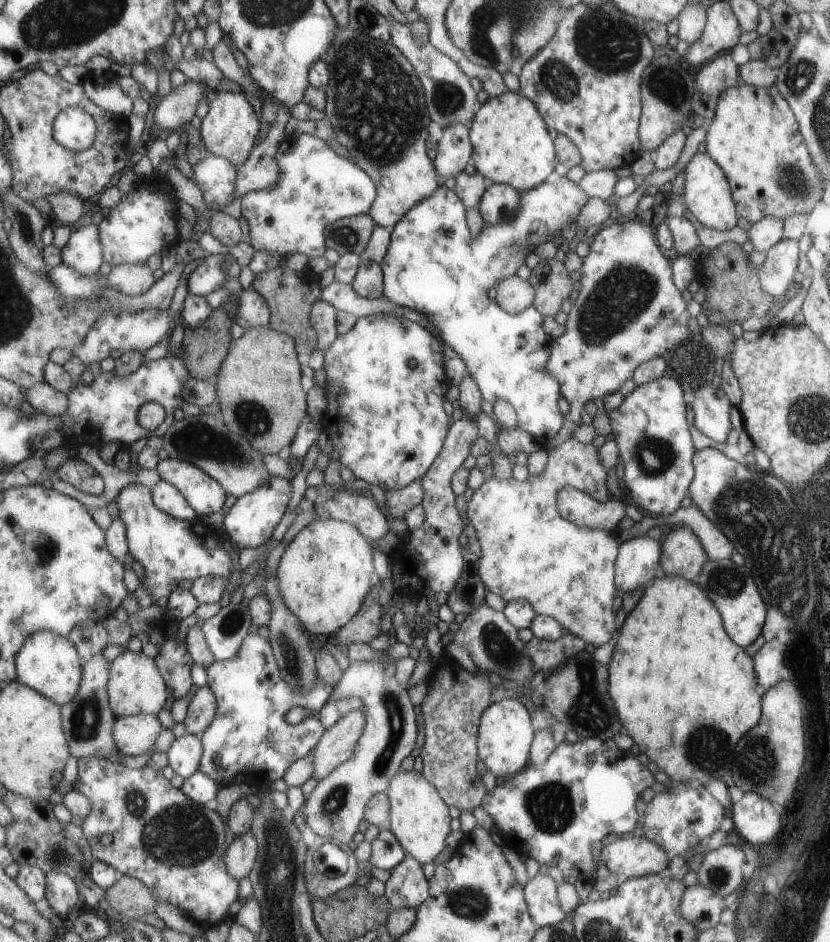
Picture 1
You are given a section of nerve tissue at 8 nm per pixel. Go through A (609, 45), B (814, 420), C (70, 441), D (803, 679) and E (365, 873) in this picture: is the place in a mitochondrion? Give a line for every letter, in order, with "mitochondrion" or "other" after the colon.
A: mitochondrion
B: mitochondrion
C: other
D: other
E: other

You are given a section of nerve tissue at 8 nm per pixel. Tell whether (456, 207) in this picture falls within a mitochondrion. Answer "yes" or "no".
no

